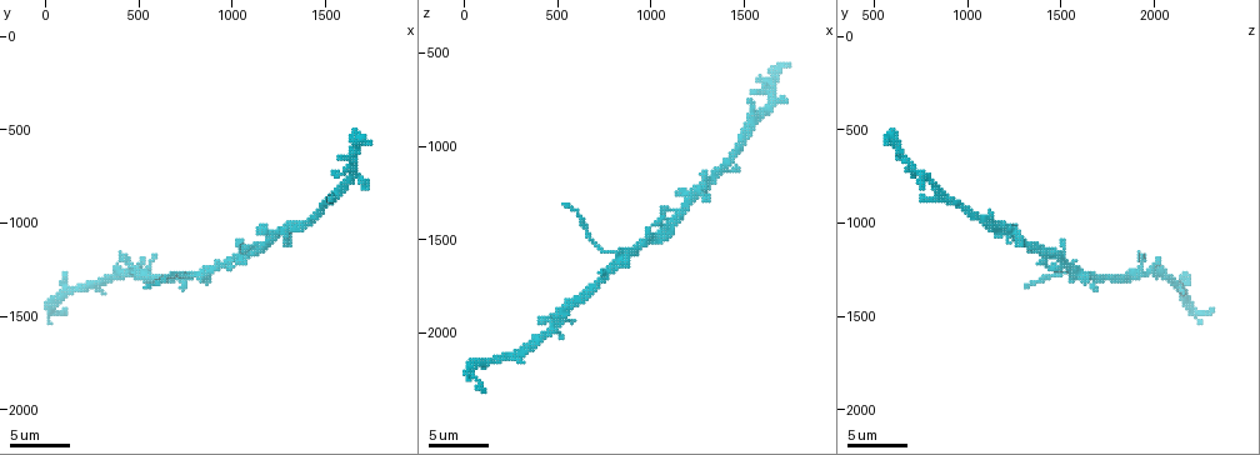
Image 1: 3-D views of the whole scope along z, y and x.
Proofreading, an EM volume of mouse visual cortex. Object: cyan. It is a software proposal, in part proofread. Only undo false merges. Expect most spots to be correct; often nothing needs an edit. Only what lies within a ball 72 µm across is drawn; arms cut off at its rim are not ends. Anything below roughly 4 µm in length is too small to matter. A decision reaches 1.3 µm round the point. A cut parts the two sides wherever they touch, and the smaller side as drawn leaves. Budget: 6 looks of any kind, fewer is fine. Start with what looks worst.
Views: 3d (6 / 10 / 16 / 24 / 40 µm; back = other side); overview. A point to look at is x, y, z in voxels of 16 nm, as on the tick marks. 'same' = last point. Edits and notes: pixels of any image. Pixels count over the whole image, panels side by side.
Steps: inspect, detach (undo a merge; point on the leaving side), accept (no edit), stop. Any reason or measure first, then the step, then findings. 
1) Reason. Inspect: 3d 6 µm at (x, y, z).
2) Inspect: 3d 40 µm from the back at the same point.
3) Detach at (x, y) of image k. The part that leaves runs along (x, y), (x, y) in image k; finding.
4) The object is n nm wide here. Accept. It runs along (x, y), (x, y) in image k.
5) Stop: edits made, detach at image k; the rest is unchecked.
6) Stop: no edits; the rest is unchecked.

Inspect: 3d 10 µm at (840, 1300, 1560).

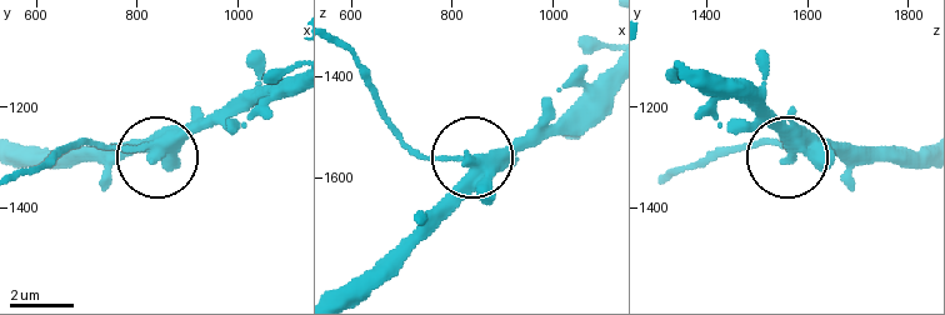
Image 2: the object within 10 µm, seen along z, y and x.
The side arm is 7 µm long. Detach at (446, 158) of image 2. A second neuron is stuck on.

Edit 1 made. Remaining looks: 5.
Inspect: overview.

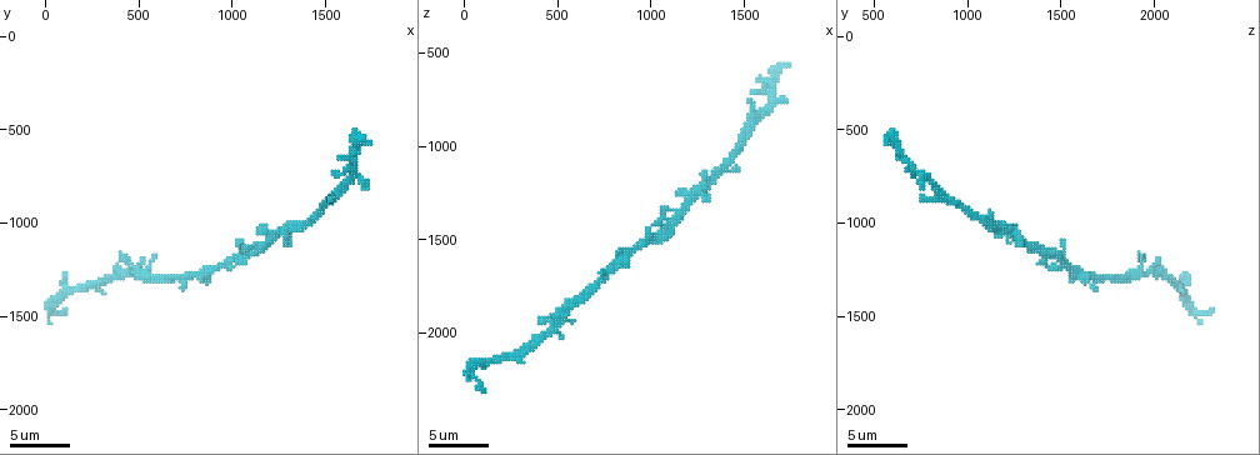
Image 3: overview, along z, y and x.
Thick turns thin. Inspect: 3d 10 µm at (1600, 820, 820).

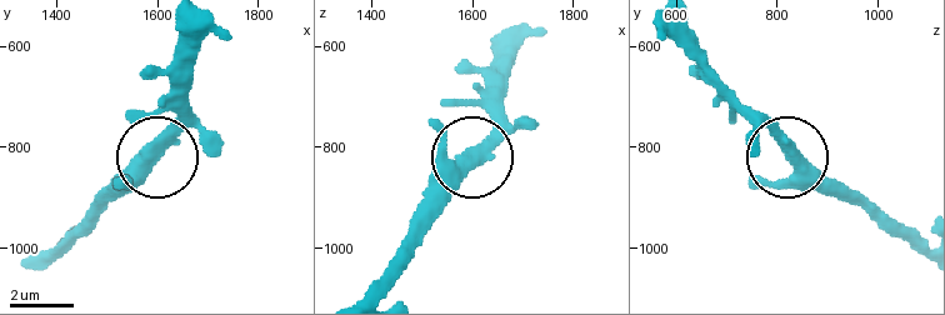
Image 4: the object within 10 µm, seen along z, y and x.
Inspect: 3d 10 µm from the back at (1580, 810, 830).

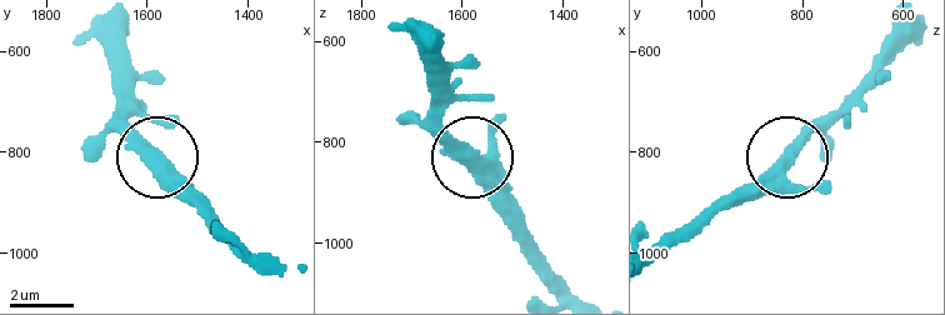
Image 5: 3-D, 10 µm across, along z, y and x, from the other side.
The object is 440 nm wide here. Accept. It runs along (650, 259), (746, 194), (841, 109) in image 5; all the same neuron.

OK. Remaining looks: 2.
Four-way junction. Inspect: 3d 16 µm at (520, 1280, 1920).

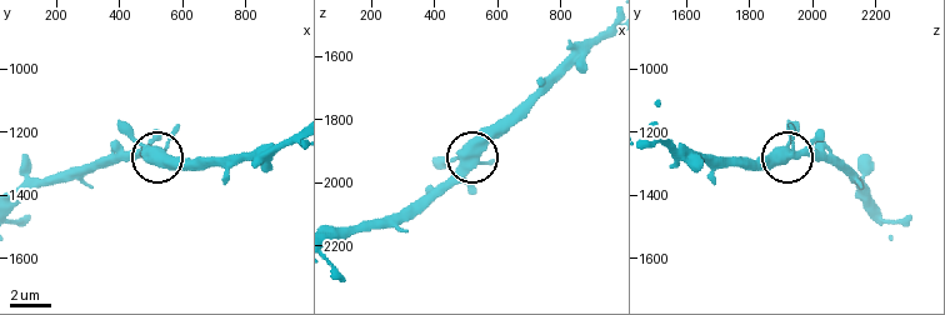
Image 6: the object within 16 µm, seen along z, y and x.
4 arms meet here. Accept. One neuron here.

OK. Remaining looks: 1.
Stop: edits made, detach at image 2; the rest is unchecked.

